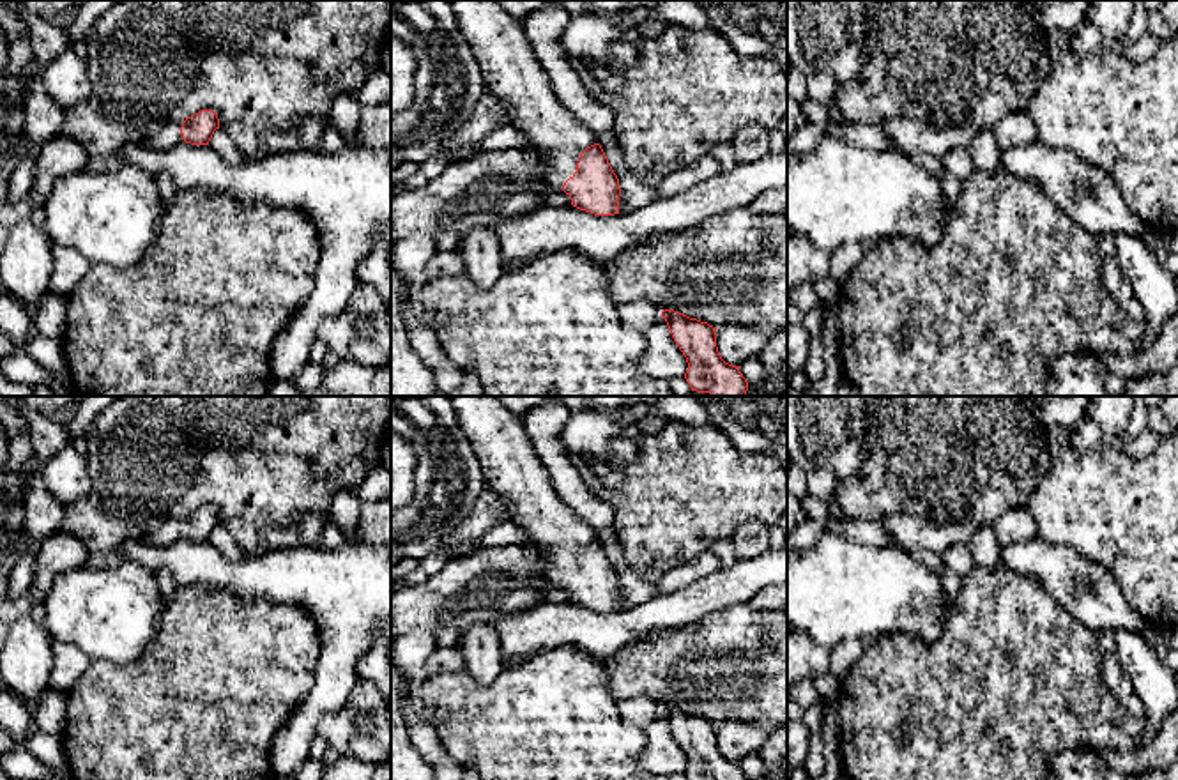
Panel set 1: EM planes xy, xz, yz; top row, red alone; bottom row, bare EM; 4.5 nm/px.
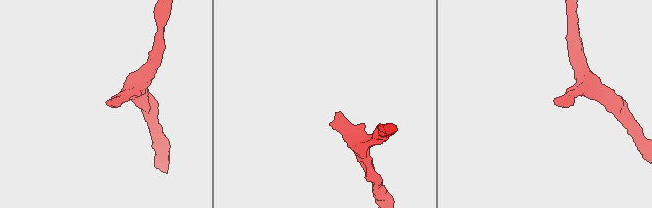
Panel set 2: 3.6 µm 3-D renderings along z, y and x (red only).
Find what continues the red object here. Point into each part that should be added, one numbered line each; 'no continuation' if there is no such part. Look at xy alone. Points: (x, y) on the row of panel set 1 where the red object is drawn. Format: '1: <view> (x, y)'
1: xy (168, 135)

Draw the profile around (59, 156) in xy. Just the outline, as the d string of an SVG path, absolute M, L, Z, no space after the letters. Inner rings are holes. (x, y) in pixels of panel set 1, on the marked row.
M51 136L39 150L34 184L30 189L32 202L42 207L50 196L51 186L57 179L85 170L88 154L67 136Z

